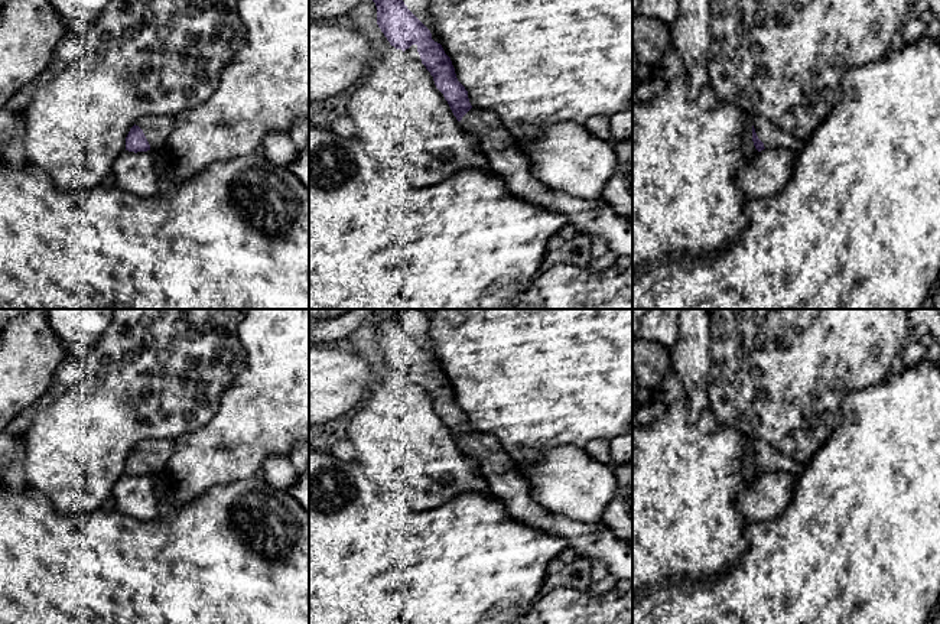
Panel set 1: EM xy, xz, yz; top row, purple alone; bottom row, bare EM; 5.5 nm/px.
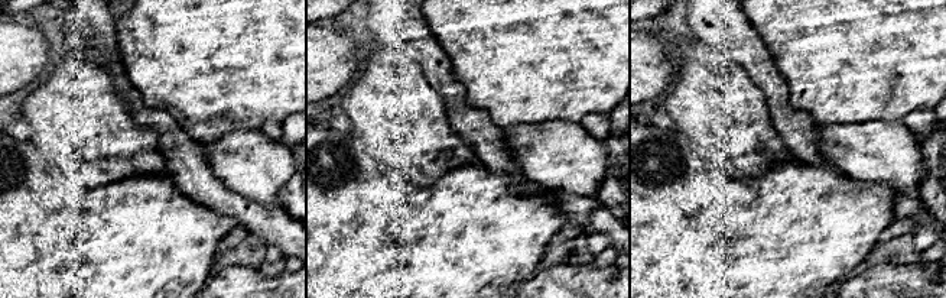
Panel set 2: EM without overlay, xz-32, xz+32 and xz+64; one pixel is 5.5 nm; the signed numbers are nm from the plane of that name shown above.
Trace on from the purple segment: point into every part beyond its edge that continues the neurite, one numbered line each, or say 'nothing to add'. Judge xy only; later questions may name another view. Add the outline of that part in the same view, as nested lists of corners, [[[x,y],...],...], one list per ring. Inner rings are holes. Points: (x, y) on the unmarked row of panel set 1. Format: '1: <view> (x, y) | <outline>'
1: xy (156, 452) | [[[149,439],[140,442],[136,449],[143,454],[150,468],[150,474],[155,474],[165,469],[172,455],[173,445],[173,439]]]

